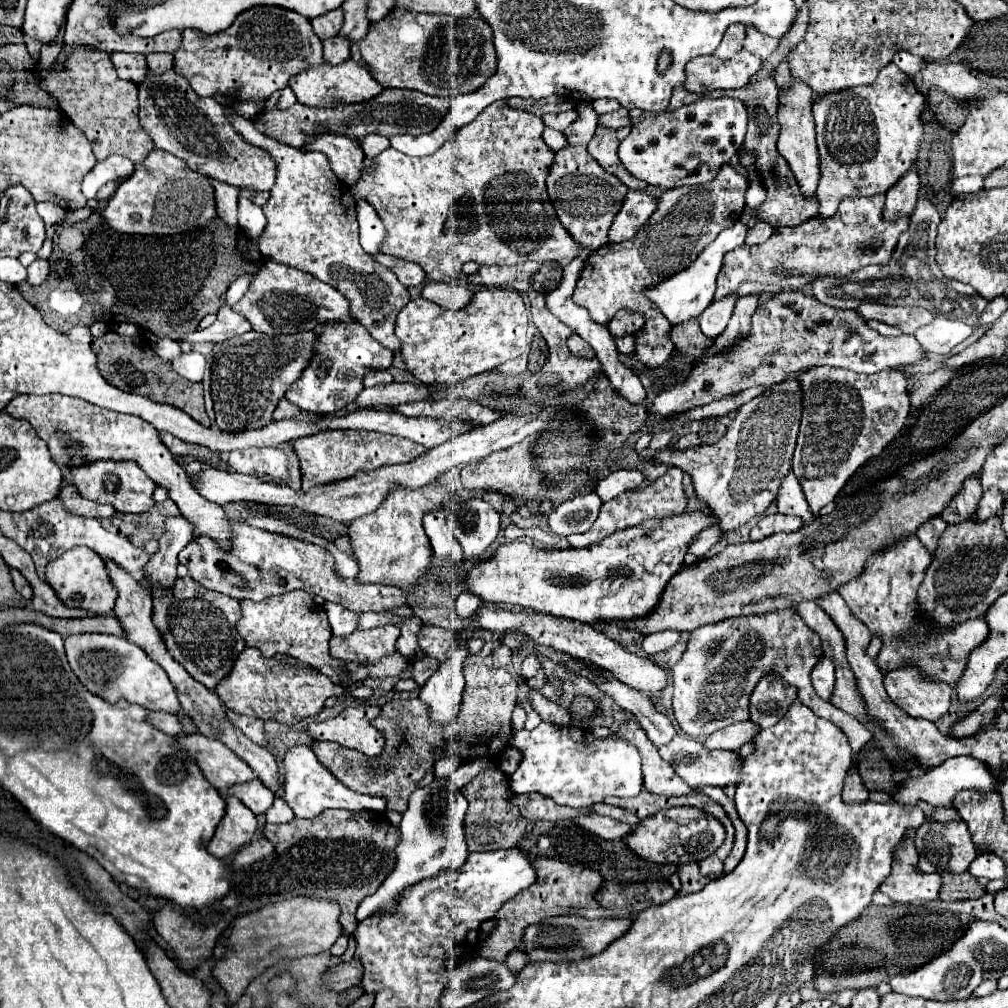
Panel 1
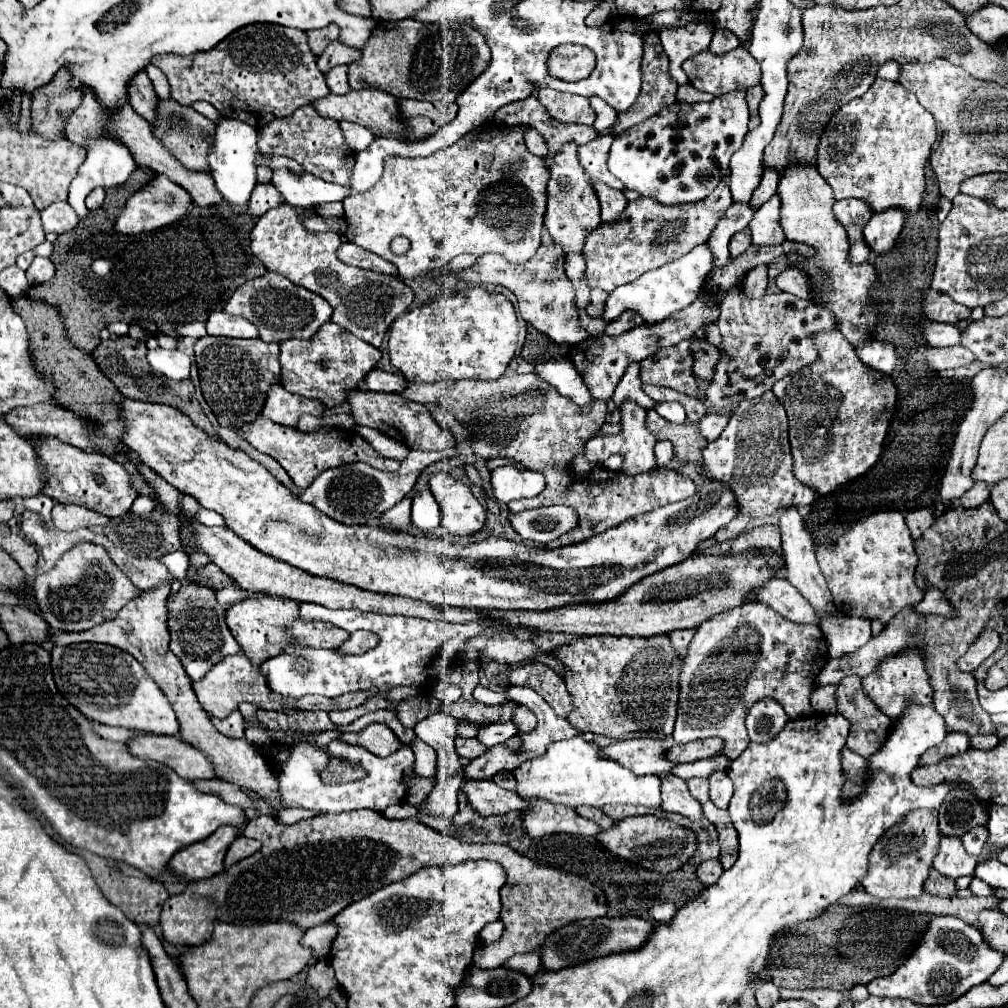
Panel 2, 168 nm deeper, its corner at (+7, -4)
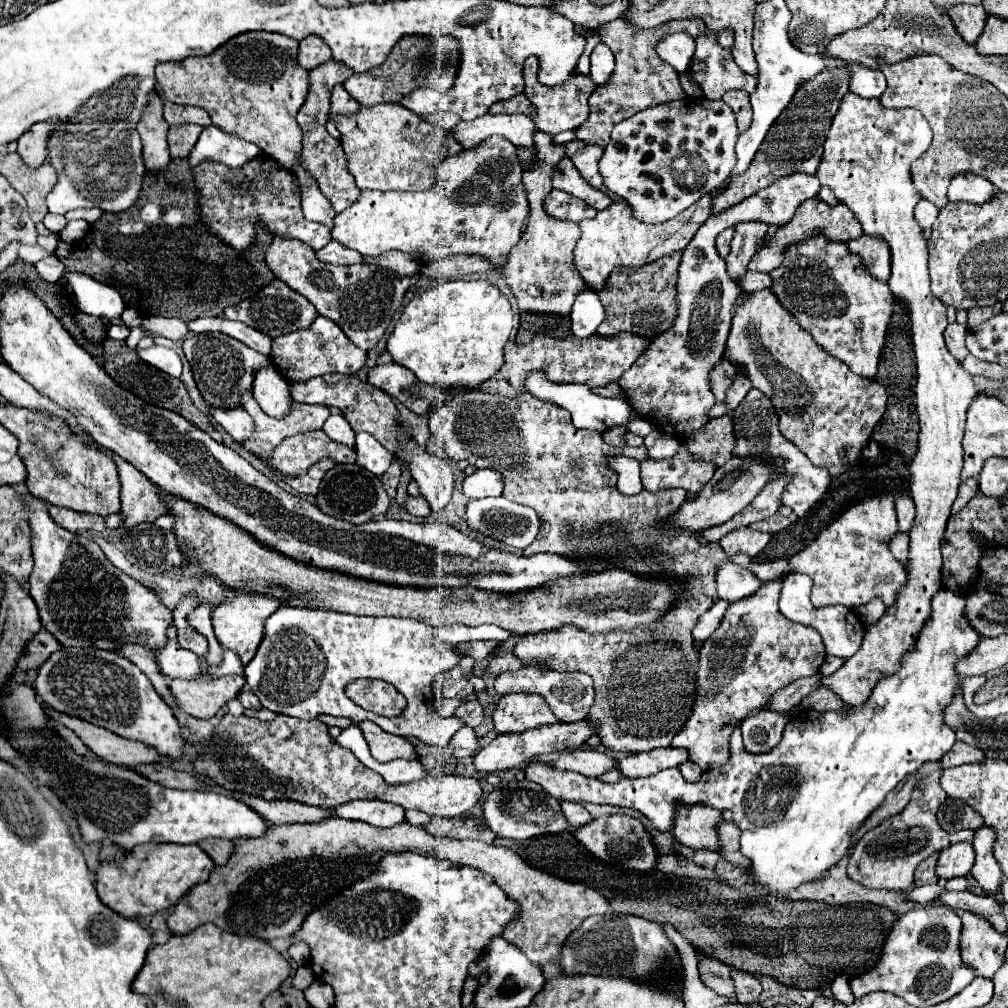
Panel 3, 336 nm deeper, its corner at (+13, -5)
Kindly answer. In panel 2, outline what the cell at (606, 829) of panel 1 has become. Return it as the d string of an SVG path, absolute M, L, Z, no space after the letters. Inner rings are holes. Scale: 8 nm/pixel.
M530 802L530 810L522 816L524 828L532 838L544 834L596 836L600 832L596 822L582 818L576 810L566 810L566 806L550 806L550 802Z

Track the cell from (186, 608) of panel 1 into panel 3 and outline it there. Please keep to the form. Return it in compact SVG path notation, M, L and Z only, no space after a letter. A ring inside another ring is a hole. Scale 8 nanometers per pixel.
M224 649L224 661L220 667L210 667L212 673L216 673L218 677L220 675L244 675L244 665L240 663L240 659L236 657L234 651L228 651Z

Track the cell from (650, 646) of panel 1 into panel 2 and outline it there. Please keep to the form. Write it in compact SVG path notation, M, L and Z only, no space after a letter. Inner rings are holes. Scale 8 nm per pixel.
M674 630L672 634L668 634L678 658L683 658L686 654L686 646L692 636L694 636L694 630Z

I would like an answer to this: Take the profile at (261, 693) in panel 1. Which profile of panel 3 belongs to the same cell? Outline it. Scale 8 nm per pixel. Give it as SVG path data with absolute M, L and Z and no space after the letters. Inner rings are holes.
M226 675L212 681L172 679L168 683L168 689L174 695L174 701L180 707L180 711L196 719L214 717L226 701L234 699L242 691L242 687L244 677L238 675Z

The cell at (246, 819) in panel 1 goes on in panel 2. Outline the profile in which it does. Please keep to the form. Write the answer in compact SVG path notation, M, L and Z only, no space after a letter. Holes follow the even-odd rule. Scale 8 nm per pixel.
M226 824L220 826L206 840L196 842L194 846L186 846L186 850L174 854L174 858L170 860L174 874L184 876L188 880L216 876L218 872L222 872L226 850L236 840L236 836L238 836L236 826Z

